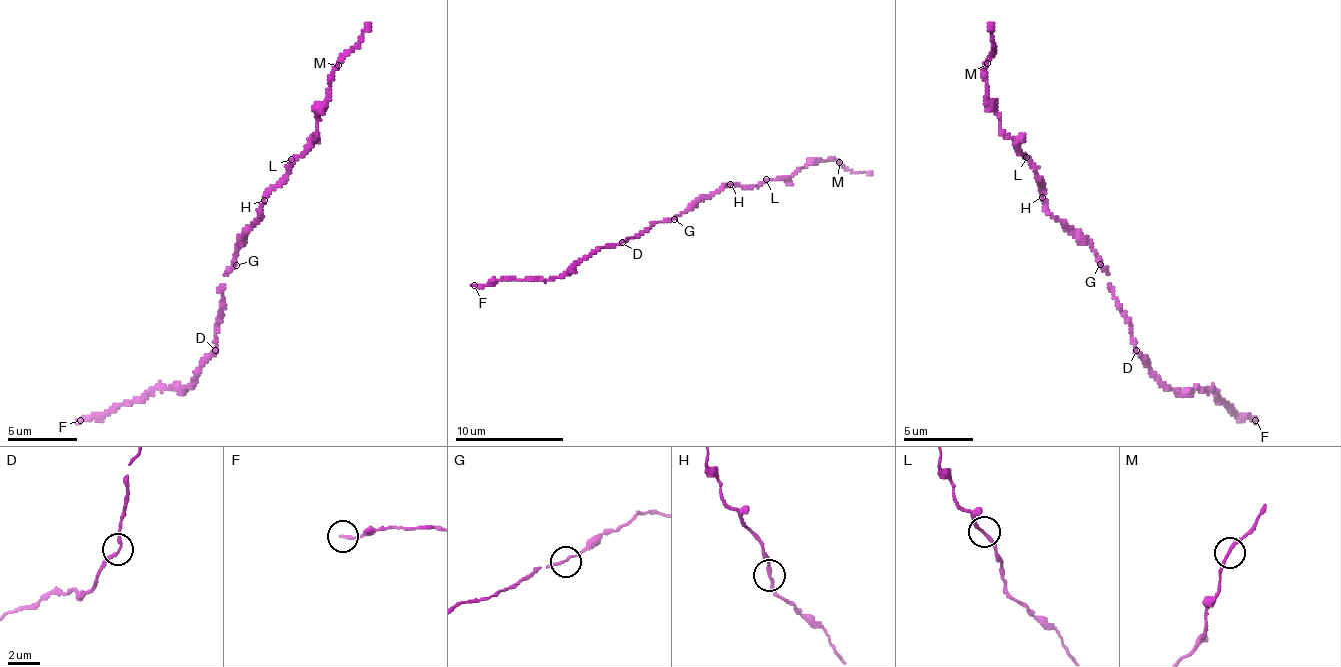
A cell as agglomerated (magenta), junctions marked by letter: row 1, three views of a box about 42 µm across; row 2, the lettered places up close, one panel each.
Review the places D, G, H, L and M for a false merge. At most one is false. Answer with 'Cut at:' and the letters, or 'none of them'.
Cut at: none of them

